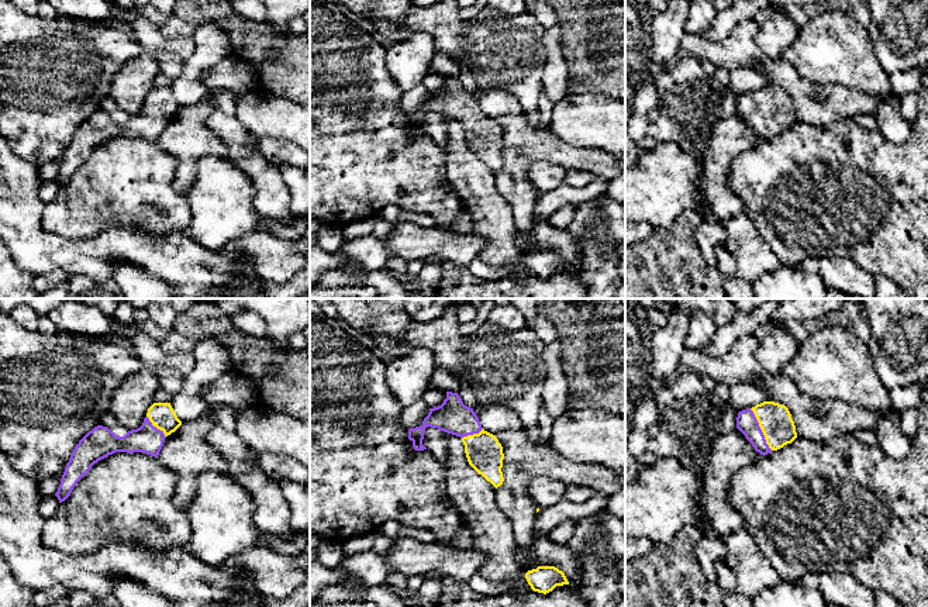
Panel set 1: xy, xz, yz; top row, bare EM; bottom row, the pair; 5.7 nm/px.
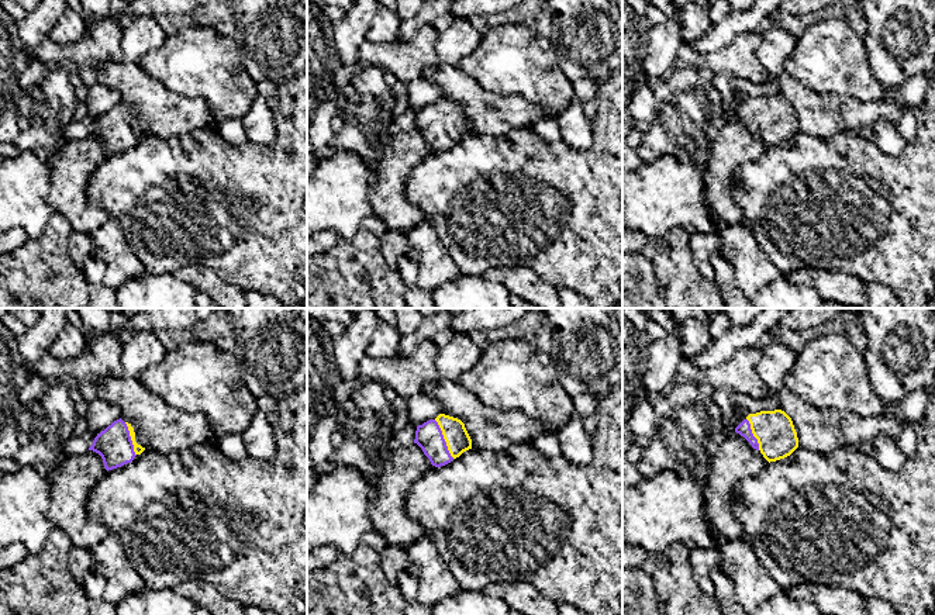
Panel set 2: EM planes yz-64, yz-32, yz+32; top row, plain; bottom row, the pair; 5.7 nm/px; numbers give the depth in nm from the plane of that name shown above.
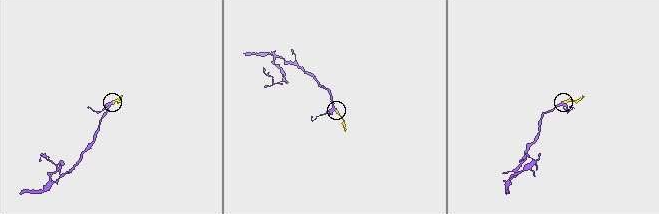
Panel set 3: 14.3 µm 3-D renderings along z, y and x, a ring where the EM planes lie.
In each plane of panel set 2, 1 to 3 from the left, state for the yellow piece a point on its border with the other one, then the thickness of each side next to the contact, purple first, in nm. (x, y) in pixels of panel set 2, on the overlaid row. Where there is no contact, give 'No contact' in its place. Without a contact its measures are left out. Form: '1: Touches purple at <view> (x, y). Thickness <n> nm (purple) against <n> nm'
1: Touches purple at yz-64 (130, 439). Thickness 200 nm (purple) against 60 nm
2: Touches purple at yz-32 (444, 439). Thickness 160 nm (purple) against 140 nm
3: Touches purple at yz+32 (752, 434). Thickness 80 nm (purple) against 220 nm

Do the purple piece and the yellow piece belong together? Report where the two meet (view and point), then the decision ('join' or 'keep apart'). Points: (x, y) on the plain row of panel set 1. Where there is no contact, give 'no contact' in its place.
yz (761, 114) | join

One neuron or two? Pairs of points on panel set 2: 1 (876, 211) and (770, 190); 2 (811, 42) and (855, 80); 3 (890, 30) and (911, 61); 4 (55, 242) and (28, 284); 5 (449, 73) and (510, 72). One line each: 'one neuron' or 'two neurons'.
1: one neuron
2: one neuron
3: one neuron
4: one neuron
5: two neurons

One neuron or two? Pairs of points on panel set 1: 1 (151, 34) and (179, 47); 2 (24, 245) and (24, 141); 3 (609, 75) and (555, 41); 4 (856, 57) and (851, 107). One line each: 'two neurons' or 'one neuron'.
1: one neuron
2: two neurons
3: two neurons
4: two neurons

